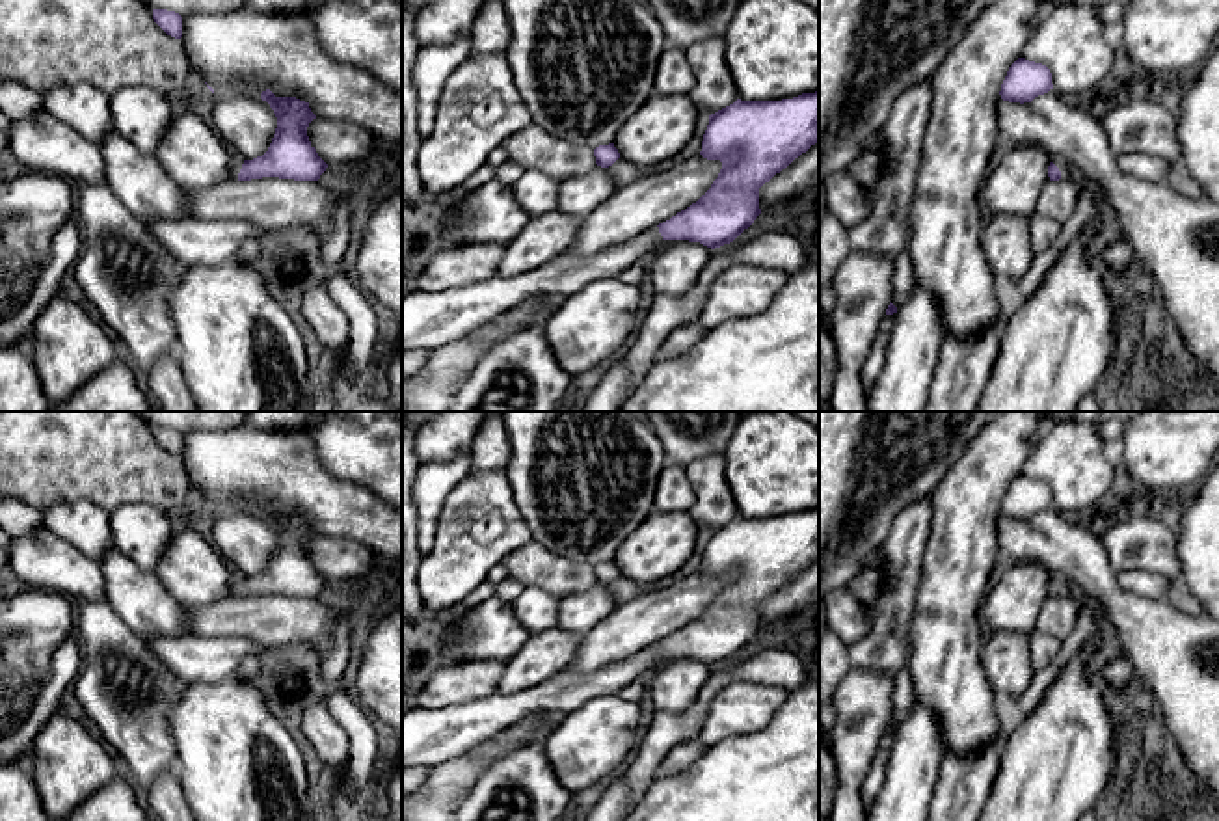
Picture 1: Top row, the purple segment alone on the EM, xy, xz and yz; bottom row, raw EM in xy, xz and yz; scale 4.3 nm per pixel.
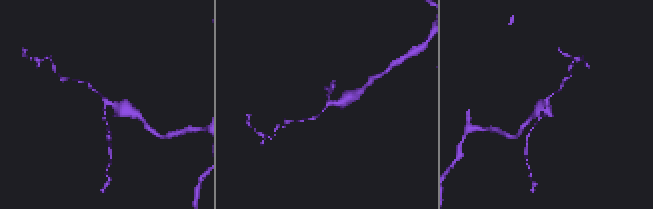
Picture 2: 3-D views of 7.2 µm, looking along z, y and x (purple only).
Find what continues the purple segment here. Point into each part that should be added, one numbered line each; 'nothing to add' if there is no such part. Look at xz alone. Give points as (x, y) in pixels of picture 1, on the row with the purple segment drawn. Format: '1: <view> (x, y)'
1: xz (428, 319)

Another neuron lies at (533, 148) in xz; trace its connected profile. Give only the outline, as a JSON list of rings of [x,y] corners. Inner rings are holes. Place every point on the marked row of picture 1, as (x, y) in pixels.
[[[536,125],[516,132],[506,147],[508,160],[523,169],[538,169],[558,182],[596,168],[594,149],[555,138]]]

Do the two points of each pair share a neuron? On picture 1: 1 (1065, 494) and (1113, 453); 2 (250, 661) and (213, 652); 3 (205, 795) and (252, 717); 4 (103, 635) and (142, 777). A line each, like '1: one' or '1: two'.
1: two
2: two
3: one
4: one

